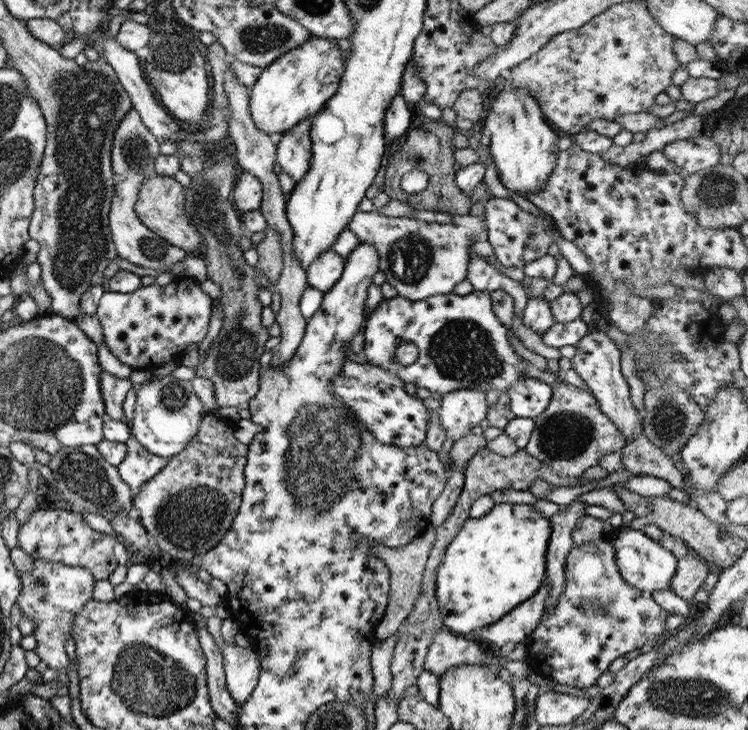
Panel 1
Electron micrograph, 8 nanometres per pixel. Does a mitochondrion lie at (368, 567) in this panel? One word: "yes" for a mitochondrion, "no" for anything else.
no

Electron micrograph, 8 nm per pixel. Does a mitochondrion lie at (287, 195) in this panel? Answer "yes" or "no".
no

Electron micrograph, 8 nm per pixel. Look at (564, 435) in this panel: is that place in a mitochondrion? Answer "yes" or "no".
yes

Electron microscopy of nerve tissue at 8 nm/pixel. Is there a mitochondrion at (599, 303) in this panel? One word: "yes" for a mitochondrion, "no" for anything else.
no

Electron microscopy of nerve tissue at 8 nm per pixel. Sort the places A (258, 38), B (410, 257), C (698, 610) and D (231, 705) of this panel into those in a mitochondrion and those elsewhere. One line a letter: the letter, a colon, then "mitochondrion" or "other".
A: mitochondrion
B: mitochondrion
C: other
D: other

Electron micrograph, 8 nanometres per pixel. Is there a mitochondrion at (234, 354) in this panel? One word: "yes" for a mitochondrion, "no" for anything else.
yes

